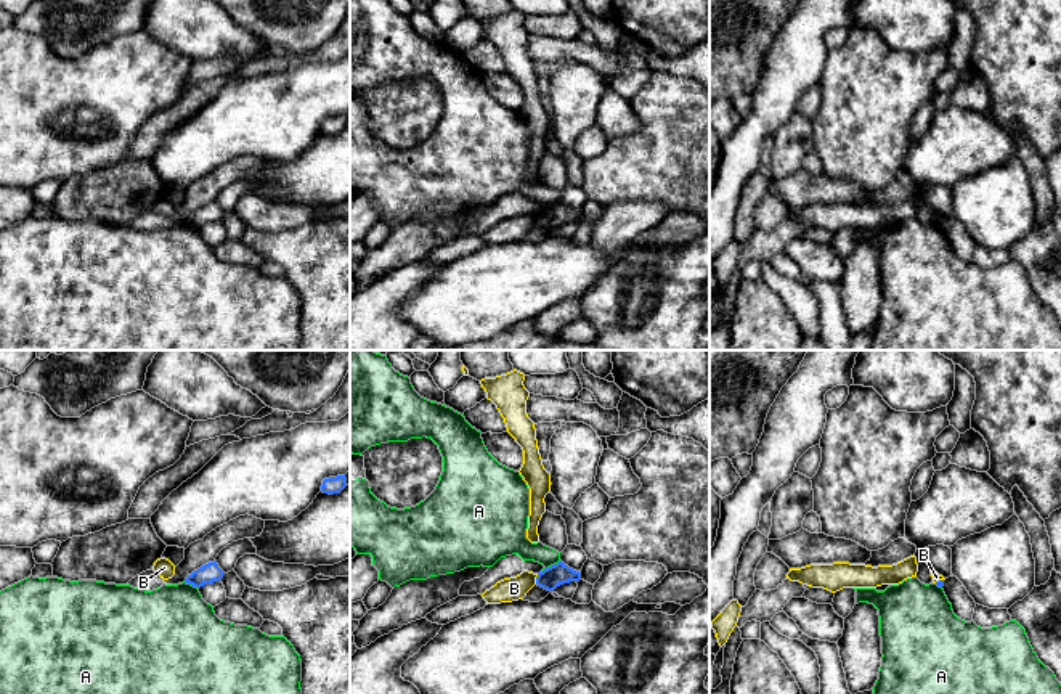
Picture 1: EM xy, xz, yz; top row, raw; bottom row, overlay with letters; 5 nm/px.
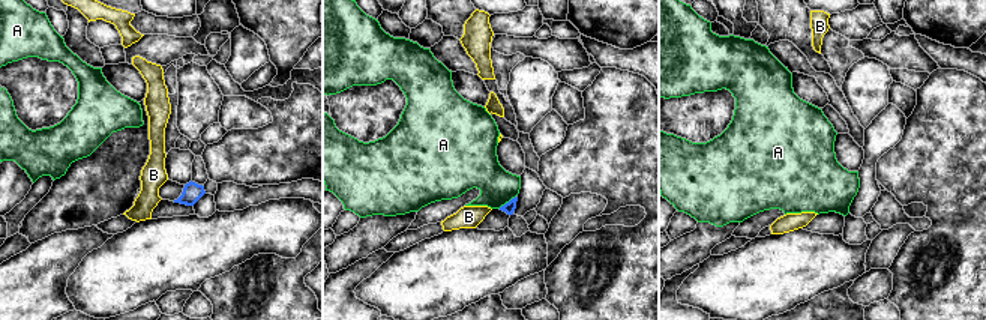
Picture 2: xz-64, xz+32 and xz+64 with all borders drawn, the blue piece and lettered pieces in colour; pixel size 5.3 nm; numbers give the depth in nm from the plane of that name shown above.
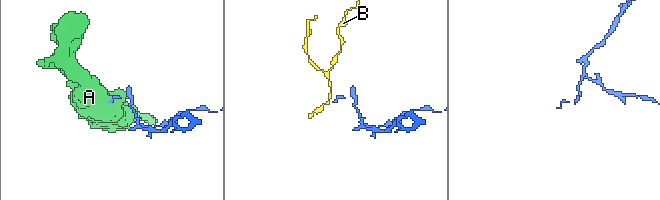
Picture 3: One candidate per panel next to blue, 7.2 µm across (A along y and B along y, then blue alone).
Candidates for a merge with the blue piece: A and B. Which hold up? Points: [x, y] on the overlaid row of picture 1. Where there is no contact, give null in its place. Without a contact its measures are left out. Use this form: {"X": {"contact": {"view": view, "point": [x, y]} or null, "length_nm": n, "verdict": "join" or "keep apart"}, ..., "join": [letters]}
{"A": {"contact": {"view": "xz", "point": [551, 566]}, "length_nm": 120, "verdict": "keep apart"}, "B": {"contact": {"view": "xz", "point": [536, 579]}, "length_nm": 60, "verdict": "keep apart"}, "join": []}

